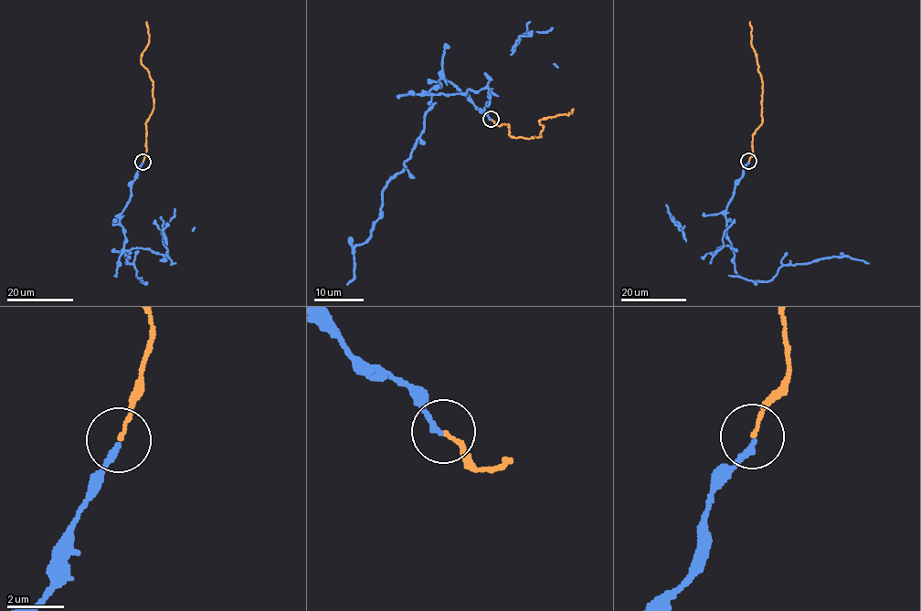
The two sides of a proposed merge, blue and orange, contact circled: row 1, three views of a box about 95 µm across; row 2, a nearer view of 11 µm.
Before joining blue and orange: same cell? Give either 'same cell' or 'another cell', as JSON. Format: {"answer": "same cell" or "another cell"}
{"answer": "another cell"}

